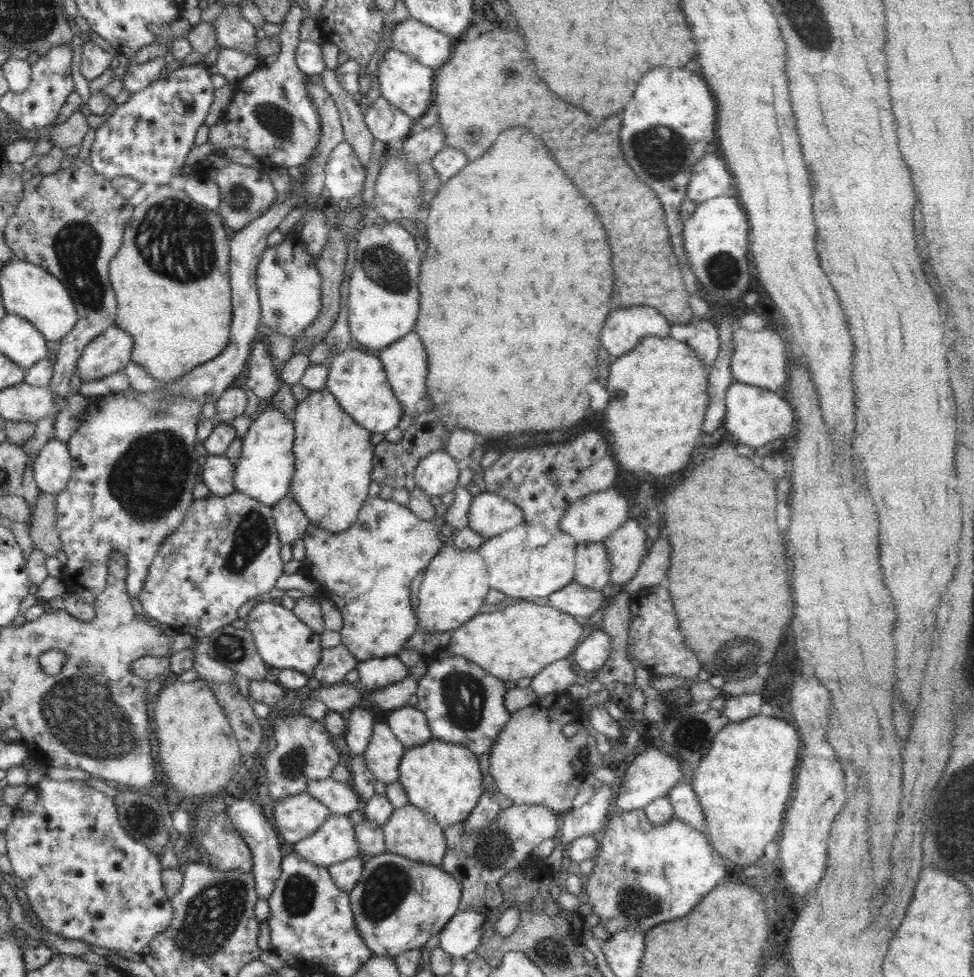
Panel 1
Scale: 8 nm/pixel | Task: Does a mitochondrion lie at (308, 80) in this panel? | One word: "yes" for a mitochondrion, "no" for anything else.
no

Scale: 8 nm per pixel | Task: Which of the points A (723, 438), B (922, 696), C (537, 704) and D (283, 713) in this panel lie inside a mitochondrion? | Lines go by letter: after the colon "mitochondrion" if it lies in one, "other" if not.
A: other
B: other
C: other
D: other

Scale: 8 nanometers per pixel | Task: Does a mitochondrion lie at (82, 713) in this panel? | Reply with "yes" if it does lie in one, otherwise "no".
yes

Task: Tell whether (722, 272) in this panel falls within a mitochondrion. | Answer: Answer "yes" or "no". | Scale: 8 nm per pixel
yes

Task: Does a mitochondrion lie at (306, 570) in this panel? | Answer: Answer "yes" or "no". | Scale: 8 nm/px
no

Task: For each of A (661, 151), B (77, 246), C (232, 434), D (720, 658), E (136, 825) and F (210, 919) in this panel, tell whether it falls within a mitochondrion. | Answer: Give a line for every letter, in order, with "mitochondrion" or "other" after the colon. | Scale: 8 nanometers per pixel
A: mitochondrion
B: mitochondrion
C: other
D: mitochondrion
E: mitochondrion
F: mitochondrion

